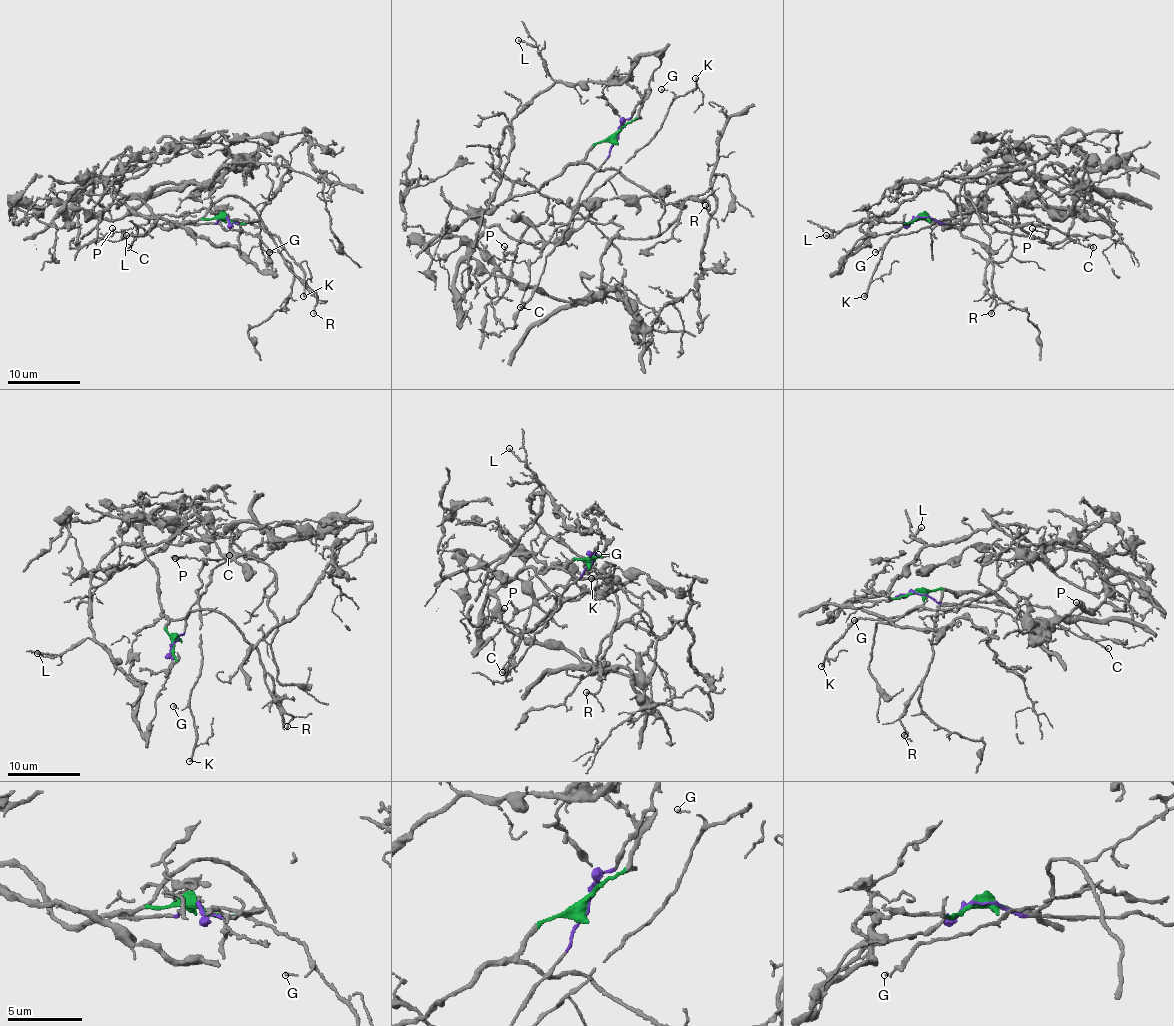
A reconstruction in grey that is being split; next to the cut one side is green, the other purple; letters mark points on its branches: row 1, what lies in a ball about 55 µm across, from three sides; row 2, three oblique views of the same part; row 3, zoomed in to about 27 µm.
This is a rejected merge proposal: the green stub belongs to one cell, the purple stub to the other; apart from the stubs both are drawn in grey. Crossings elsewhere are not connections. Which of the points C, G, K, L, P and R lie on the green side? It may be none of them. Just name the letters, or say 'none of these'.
R

